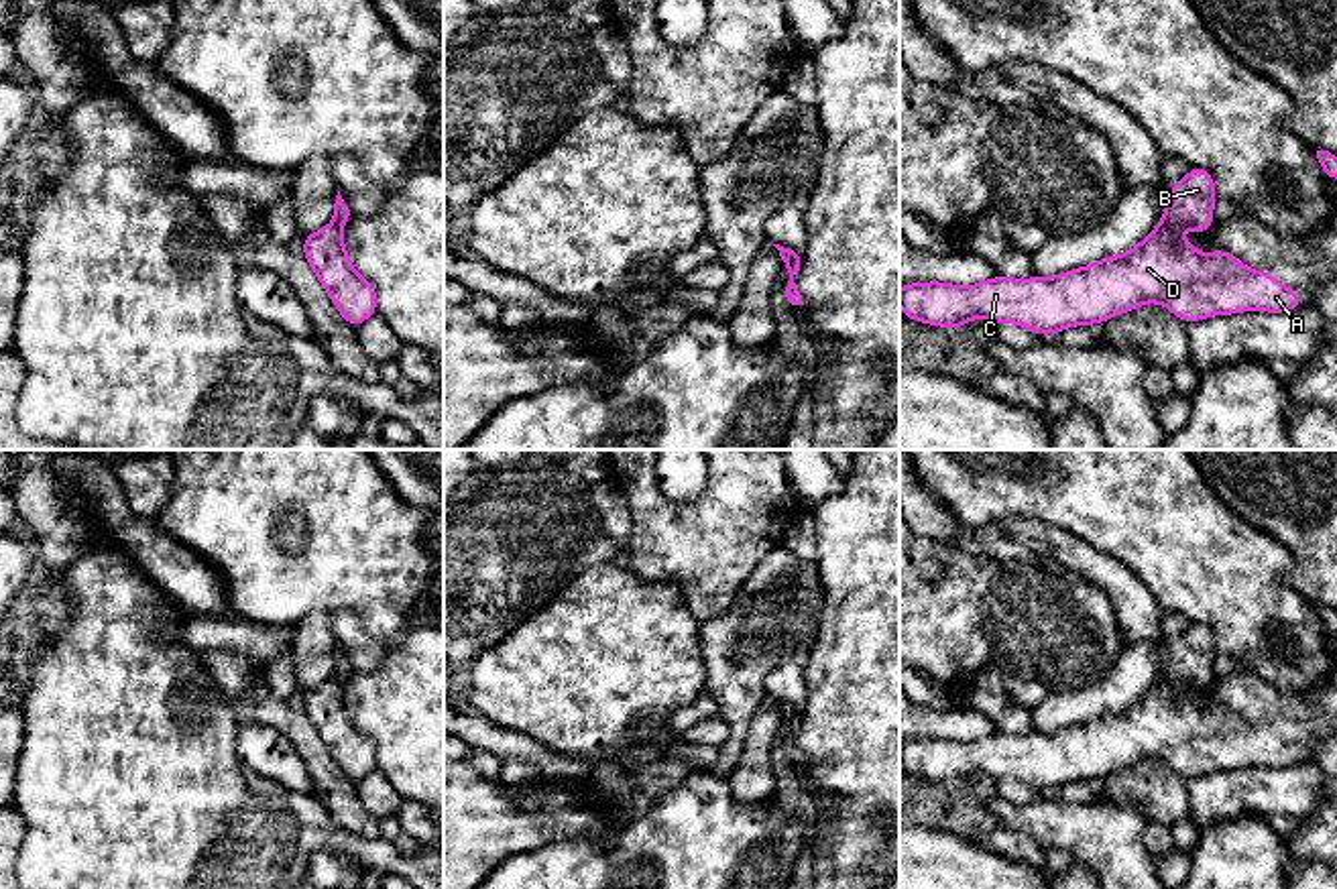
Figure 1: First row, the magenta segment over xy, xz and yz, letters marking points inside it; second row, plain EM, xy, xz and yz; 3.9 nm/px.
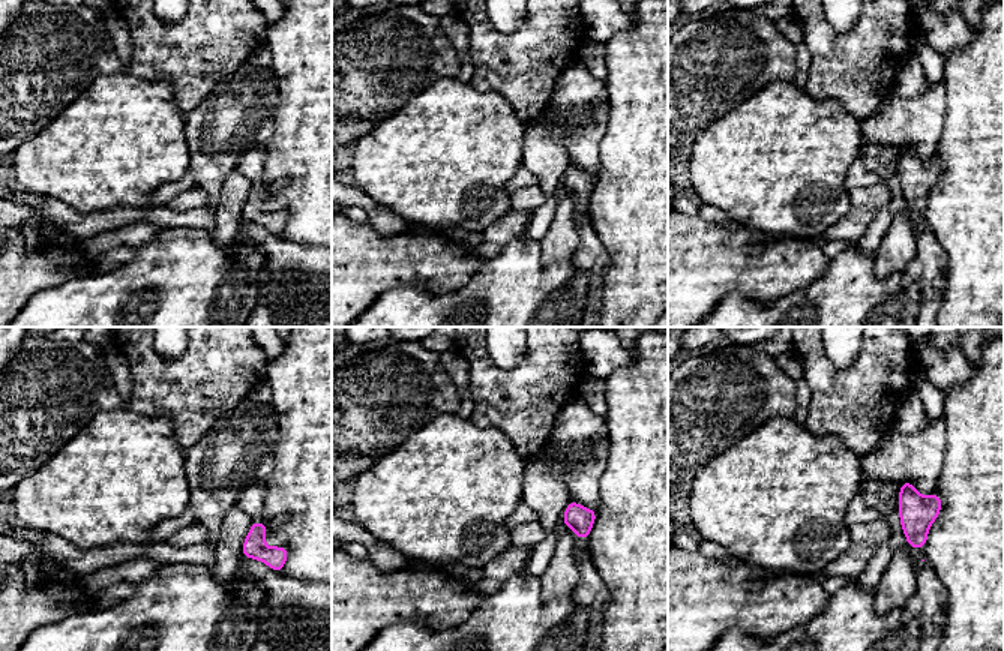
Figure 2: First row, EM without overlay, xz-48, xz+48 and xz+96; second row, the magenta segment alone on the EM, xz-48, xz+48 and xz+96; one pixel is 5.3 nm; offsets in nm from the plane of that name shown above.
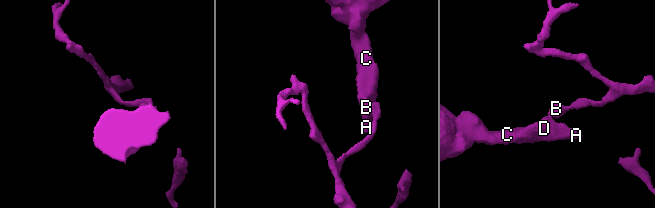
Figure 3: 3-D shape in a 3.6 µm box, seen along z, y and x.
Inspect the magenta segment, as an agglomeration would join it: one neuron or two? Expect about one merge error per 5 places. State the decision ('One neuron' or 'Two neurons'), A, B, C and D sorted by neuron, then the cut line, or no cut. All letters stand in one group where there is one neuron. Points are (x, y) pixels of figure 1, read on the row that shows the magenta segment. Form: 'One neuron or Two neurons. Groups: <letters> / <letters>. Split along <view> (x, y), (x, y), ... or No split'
Two neurons. Groups: A C D / B. Split along yz (1163, 218), (1175, 228)

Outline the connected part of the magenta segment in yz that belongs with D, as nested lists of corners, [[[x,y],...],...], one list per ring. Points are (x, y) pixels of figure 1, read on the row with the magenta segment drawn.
[[[1164,220],[1127,252],[1056,277],[1013,279],[997,275],[977,285],[928,281],[908,283],[899,289],[899,307],[906,319],[938,328],[967,328],[971,319],[983,317],[993,325],[1018,323],[1040,336],[1054,336],[1074,325],[1105,323],[1109,317],[1133,311],[1144,303],[1160,303],[1182,321],[1243,311],[1284,313],[1304,305],[1294,289],[1284,287],[1266,271],[1252,271],[1227,250],[1201,254]]]

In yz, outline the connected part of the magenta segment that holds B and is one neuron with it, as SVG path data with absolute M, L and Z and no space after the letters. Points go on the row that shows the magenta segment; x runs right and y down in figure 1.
M1193 167L1166 195L1164 222L1205 234L1213 222L1215 181L1203 167Z

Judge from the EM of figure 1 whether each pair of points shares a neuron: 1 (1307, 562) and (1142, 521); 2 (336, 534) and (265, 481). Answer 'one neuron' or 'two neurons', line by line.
1: two neurons
2: one neuron

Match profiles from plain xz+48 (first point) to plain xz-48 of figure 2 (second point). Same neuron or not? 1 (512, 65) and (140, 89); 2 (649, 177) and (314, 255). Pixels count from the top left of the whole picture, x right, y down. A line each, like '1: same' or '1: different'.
1: different
2: different

